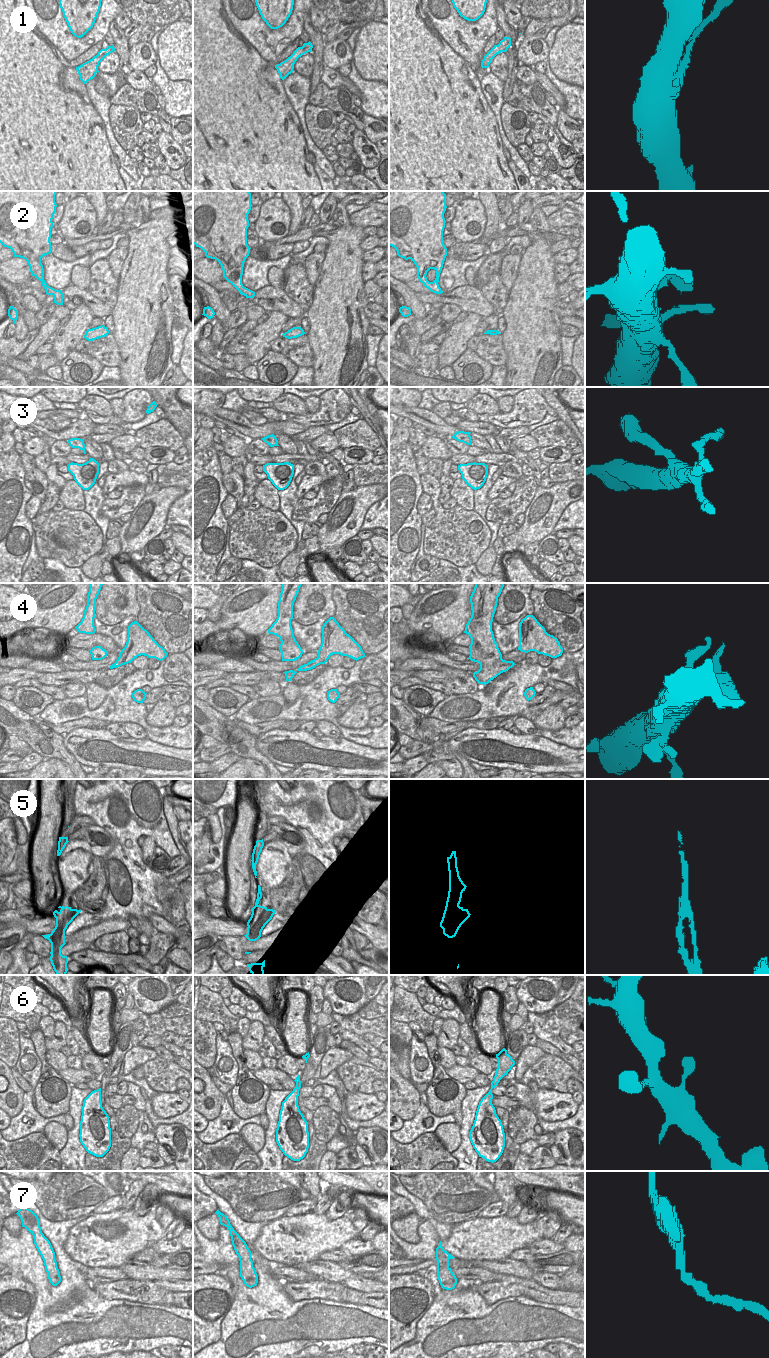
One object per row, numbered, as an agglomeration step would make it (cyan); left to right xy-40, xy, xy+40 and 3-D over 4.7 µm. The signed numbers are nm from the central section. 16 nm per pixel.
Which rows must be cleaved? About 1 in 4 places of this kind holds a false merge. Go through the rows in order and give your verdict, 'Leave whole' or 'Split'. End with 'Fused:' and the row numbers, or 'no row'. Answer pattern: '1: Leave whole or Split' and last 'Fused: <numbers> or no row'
1: Split
2: Leave whole
3: Leave whole
4: Leave whole
5: Split
6: Leave whole
7: Leave whole
Fused: 1, 5.

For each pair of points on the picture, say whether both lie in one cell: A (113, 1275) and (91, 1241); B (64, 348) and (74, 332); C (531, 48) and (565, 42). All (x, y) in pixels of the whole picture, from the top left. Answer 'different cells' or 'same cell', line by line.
A: different cells
B: same cell
C: different cells

